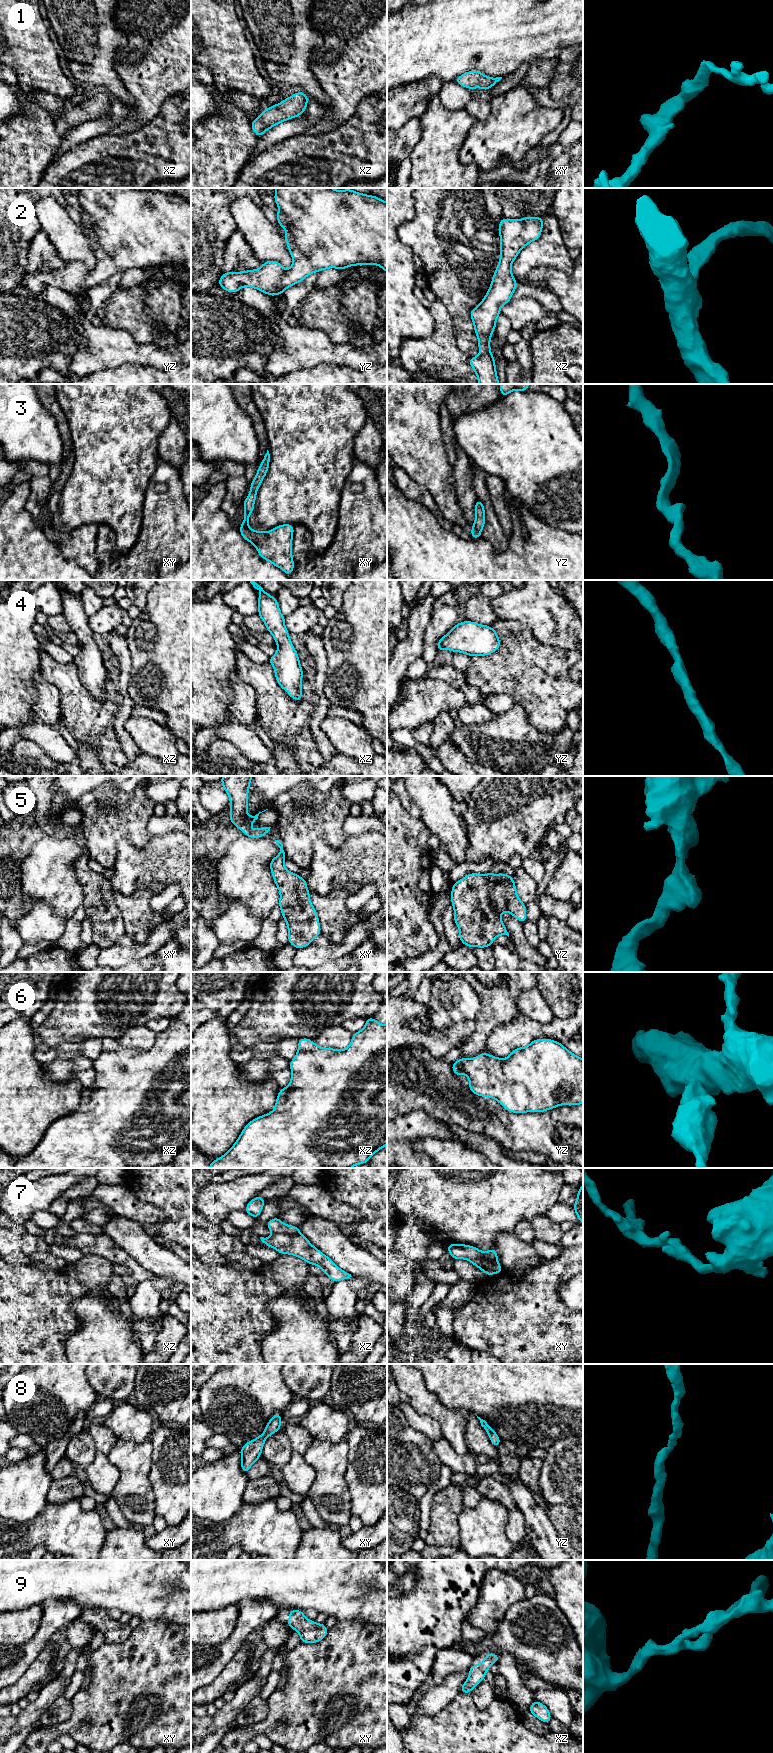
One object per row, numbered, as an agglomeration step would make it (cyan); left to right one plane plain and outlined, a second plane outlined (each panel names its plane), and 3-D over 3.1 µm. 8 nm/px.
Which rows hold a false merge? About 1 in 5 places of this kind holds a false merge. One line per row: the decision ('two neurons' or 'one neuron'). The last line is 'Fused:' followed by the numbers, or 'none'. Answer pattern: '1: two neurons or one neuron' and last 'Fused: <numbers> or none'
1: one neuron
2: one neuron
3: one neuron
4: one neuron
5: one neuron
6: one neuron
7: two neurons
8: one neuron
9: one neuron
Fused: 7

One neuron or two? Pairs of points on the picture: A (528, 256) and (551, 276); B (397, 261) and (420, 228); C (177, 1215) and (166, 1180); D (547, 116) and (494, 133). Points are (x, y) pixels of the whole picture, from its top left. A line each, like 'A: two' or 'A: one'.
A: two
B: two
C: one
D: one

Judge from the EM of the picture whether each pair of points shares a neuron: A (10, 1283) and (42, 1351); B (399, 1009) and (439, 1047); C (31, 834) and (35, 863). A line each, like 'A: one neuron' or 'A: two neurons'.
A: one neuron
B: one neuron
C: two neurons

